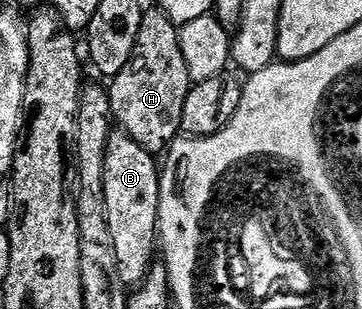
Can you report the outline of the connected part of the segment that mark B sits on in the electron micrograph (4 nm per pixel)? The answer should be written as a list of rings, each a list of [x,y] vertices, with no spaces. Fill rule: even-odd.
[[[110,132],[103,195],[107,195],[107,227],[111,227],[111,240],[115,242],[115,267],[119,267],[119,279],[127,287],[140,285],[155,263],[155,250],[159,245],[159,191],[163,180],[162,174],[157,174],[157,161],[154,154],[139,147],[126,133]]]

